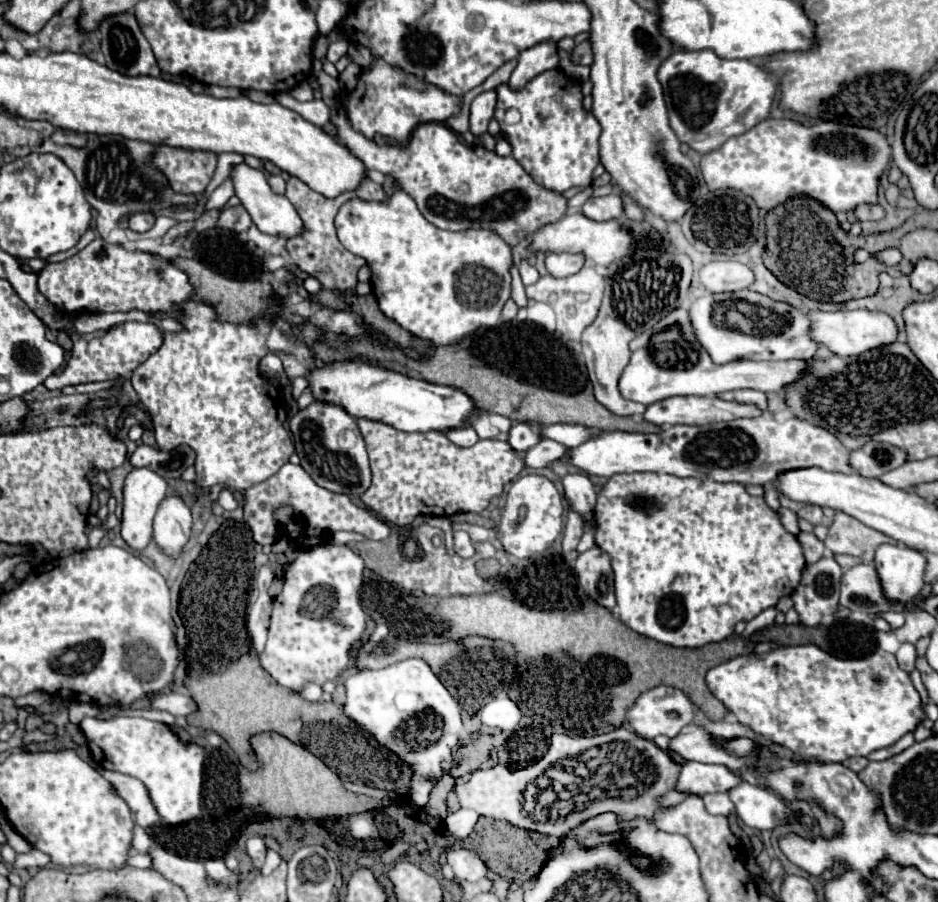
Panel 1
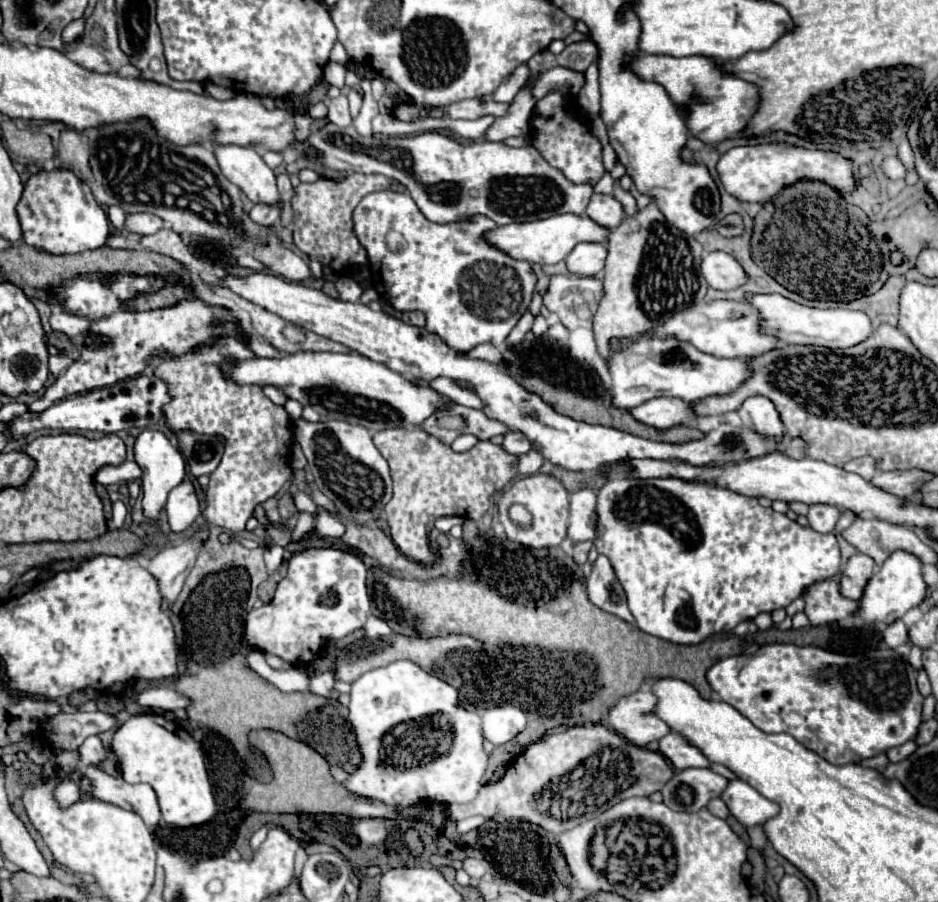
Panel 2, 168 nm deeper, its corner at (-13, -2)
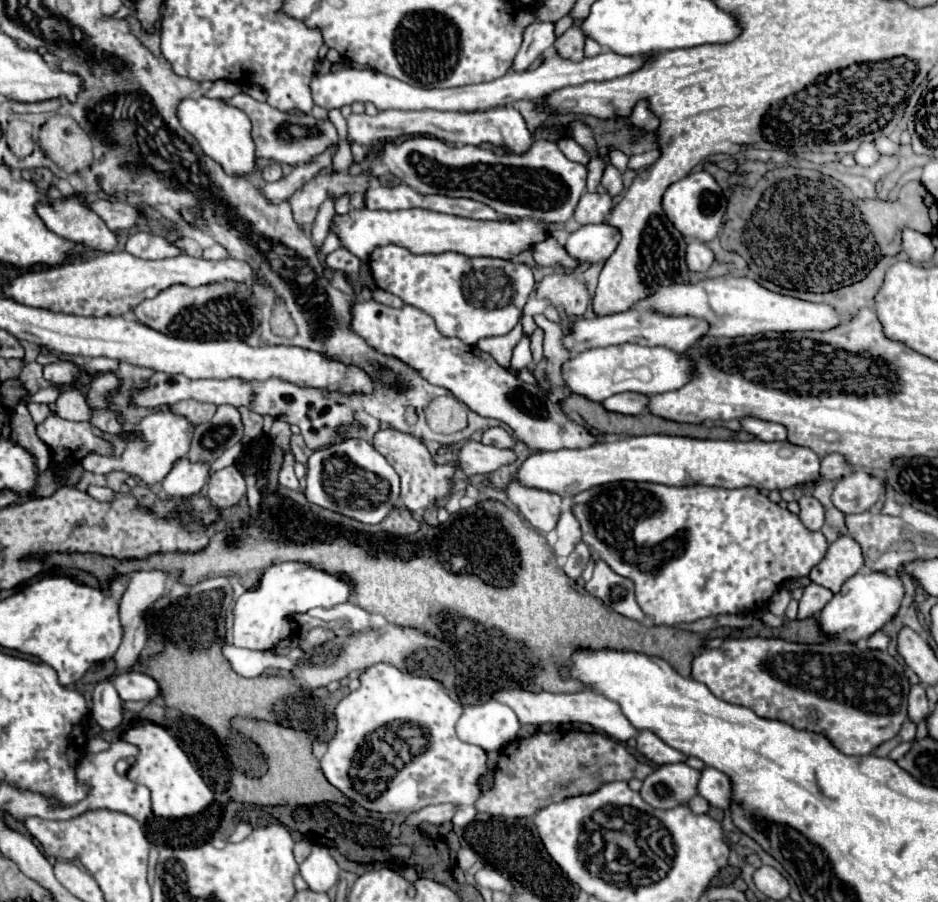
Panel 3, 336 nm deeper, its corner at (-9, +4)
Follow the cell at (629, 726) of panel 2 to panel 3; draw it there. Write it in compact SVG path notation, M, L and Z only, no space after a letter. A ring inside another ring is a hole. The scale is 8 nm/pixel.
M512 688L512 690L494 690L488 692L494 700L510 706L520 724L532 724L532 726L544 726L544 724L574 724L574 722L584 722L592 724L596 730L606 732L610 738L626 742L628 738L636 736L638 730L618 712L618 704L612 700L606 700L604 696L594 696L594 692L574 692L574 694L552 694L552 692L528 692L522 688Z

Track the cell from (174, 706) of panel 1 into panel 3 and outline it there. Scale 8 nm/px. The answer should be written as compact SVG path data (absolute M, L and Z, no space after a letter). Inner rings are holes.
M124 672L110 676L110 682L118 690L122 700L154 700L158 696L158 684L142 672Z

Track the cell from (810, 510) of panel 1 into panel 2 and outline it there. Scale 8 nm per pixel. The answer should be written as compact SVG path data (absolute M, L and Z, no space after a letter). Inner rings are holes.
M814 504L814 506L810 506L810 512L808 512L810 528L814 528L814 530L820 532L820 534L828 534L828 532L834 530L840 514L842 514L842 512L840 512L838 508L834 508L834 506Z

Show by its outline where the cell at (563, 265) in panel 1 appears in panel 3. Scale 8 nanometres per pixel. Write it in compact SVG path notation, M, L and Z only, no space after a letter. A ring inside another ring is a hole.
M606 222L586 224L568 236L566 250L578 262L596 264L600 260L610 258L618 242L620 242L620 232L614 226Z

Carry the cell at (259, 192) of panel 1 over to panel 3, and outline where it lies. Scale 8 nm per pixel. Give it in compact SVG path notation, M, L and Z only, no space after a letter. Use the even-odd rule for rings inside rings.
M200 96L200 98L182 98L176 106L176 116L182 128L188 134L192 134L200 144L200 148L218 164L222 164L226 172L234 176L250 176L256 170L254 142L250 136L252 124L242 110L226 104L224 100L212 100L212 98Z

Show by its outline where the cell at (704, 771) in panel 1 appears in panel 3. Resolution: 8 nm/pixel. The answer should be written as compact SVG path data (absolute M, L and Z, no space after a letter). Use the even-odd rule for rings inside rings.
M682 762L662 764L644 778L640 796L652 808L676 808L696 796L694 784L698 784L698 770Z

